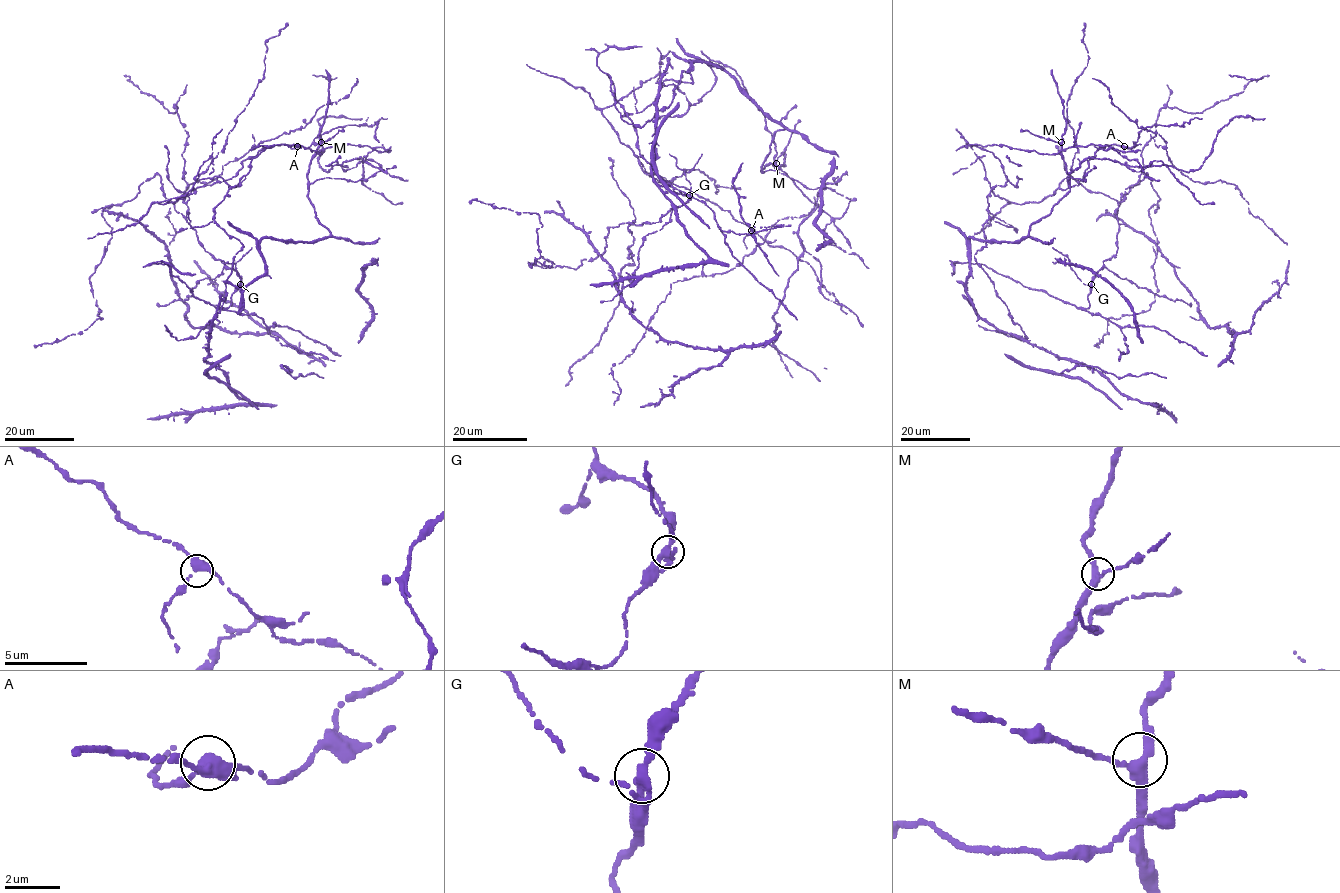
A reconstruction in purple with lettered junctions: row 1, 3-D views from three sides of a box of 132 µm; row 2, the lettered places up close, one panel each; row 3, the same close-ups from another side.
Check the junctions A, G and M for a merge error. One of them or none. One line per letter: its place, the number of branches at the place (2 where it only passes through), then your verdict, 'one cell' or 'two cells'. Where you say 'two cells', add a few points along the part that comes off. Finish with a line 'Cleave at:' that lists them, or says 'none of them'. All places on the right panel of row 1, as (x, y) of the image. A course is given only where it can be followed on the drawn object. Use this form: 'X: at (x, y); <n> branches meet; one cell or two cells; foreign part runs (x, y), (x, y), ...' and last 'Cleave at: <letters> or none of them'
A: at (1124, 146); 3 branches meet; one cell
G: at (1091, 284); 3 branches meet; two cells; foreign part runs (1091, 284), (1091, 287), (1080, 280), (1069, 265), (1070, 260), (1052, 247)
M: at (1061, 142); 3 branches meet; one cell
Cleave at: G

